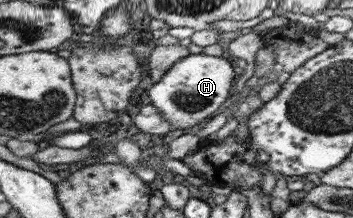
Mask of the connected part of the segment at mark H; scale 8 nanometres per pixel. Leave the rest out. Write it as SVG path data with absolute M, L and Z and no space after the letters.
M189 54L176 61L148 91L150 104L170 123L171 129L187 133L199 123L215 117L229 97L229 89L237 80L231 61L221 56Z

